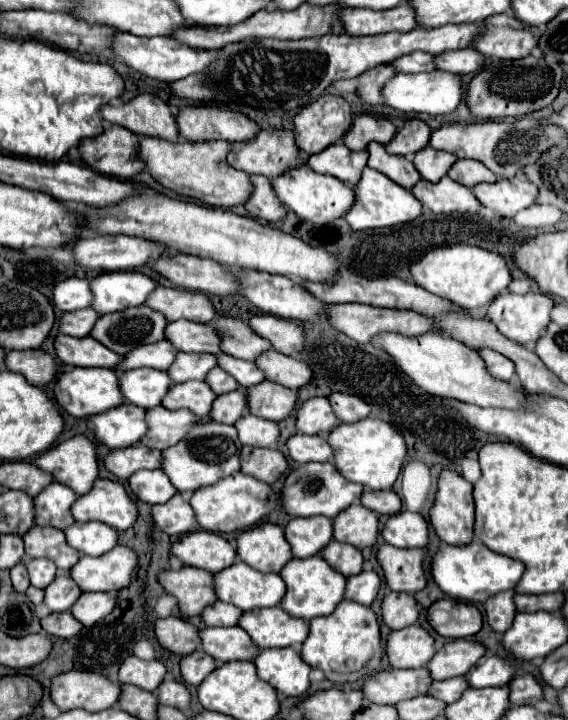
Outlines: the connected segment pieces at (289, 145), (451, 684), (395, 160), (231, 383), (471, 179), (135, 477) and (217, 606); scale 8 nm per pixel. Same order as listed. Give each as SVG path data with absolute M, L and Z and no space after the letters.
M264 130L254 140L234 142L228 164L248 174L276 178L300 166L300 148L290 130Z
M456 676L456 678L432 682L426 694L432 696L432 698L442 700L446 704L450 704L452 700L458 700L458 696L460 696L460 692L464 692L464 688L468 688L468 684L464 684L462 676Z
M370 144L368 152L370 152L368 168L374 168L374 170L386 174L396 184L412 190L414 184L420 180L420 174L414 168L414 164L412 164L410 158L388 154L382 144Z
M216 366L208 372L206 384L212 388L214 394L226 394L226 392L232 392L232 390L240 388L236 384L236 380L232 380L232 376L228 376L228 372L224 372L220 366Z
M458 160L458 162L450 168L448 176L450 176L454 182L458 182L458 184L462 184L462 186L466 186L466 188L474 188L476 184L496 182L496 180L498 180L498 176L496 176L494 172L488 172L488 168L484 168L484 164L480 164L480 162L476 162L476 160Z
M138 470L128 478L132 494L146 504L164 504L176 494L168 476L160 470Z
M218 600L210 606L206 606L204 612L200 614L200 618L206 626L236 626L238 616L242 616L240 608L226 604L226 602L218 602Z

